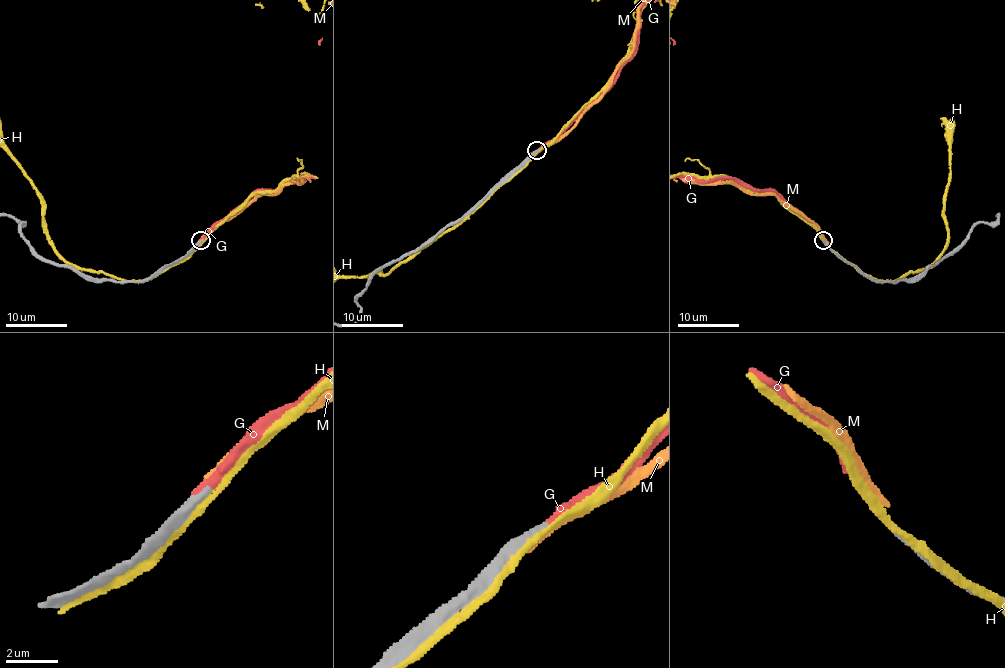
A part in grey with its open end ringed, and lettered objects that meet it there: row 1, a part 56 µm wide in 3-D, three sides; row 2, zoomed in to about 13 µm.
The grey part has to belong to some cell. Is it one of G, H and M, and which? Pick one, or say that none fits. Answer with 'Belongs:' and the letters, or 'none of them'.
Belongs: G

